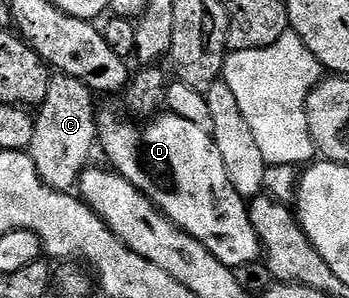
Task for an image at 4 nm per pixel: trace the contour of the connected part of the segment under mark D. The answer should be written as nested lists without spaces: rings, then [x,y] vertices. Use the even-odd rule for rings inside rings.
[[[102,108],[97,114],[99,149],[105,152],[110,161],[106,162],[115,172],[147,195],[168,221],[174,221],[187,235],[199,239],[228,269],[258,260],[262,256],[261,244],[251,227],[249,206],[246,198],[231,187],[212,132],[168,111],[144,124],[129,121],[117,121],[113,109]]]

